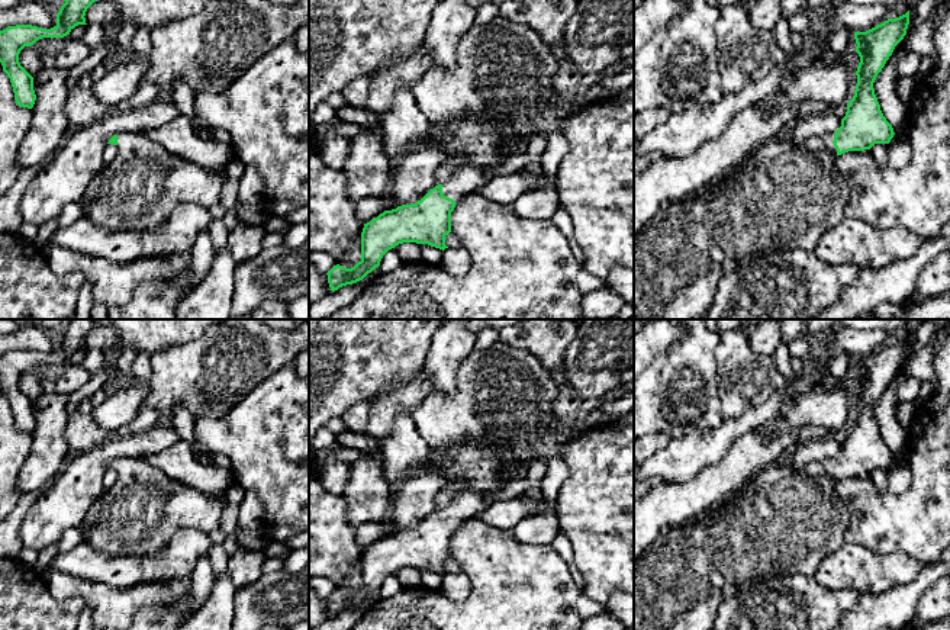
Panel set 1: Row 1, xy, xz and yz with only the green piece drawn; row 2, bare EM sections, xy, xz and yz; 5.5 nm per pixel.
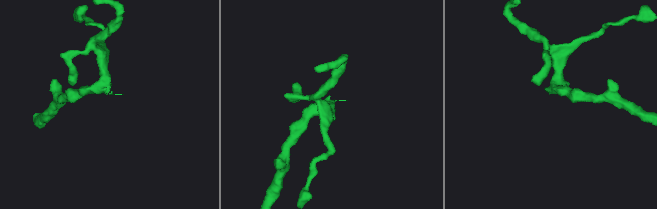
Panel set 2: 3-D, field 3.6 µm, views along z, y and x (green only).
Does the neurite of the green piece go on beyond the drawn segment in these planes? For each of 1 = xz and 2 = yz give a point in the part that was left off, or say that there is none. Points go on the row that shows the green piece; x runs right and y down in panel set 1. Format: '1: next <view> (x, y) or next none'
1: next xz (486, 145)
2: next yz (783, 196)

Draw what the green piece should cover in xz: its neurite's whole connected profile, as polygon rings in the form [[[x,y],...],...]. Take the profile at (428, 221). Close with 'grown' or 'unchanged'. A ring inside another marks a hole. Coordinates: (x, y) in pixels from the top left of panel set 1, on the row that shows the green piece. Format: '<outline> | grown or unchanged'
[[[464,118],[453,122],[444,129],[432,131],[431,138],[425,145],[432,145],[434,148],[441,150],[447,158],[468,158],[470,163],[460,165],[454,177],[448,179],[444,184],[431,189],[416,203],[384,210],[377,218],[364,224],[361,232],[361,260],[351,269],[336,264],[326,273],[332,292],[363,280],[380,266],[383,255],[399,244],[428,244],[442,251],[448,248],[445,245],[445,237],[451,232],[451,212],[455,205],[466,196],[474,195],[477,189],[495,177],[495,168],[511,154],[511,139],[505,132],[492,122],[477,118]]] | grown

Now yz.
[[[909,10],[895,19],[866,30],[854,32],[856,52],[860,62],[857,84],[847,103],[841,126],[822,136],[825,150],[819,154],[793,144],[788,134],[770,139],[753,151],[747,161],[711,184],[705,192],[670,203],[660,209],[634,238],[634,319],[695,319],[705,316],[714,305],[721,279],[753,257],[782,250],[802,248],[814,251],[821,237],[844,219],[850,187],[838,171],[835,158],[848,151],[870,150],[875,144],[889,144],[895,132],[880,110],[873,83],[885,67],[895,46],[906,35]]] | grown

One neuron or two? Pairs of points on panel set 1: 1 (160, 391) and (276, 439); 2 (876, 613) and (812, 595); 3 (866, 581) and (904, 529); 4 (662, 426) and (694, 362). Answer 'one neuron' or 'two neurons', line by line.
1: two neurons
2: two neurons
3: two neurons
4: one neuron

